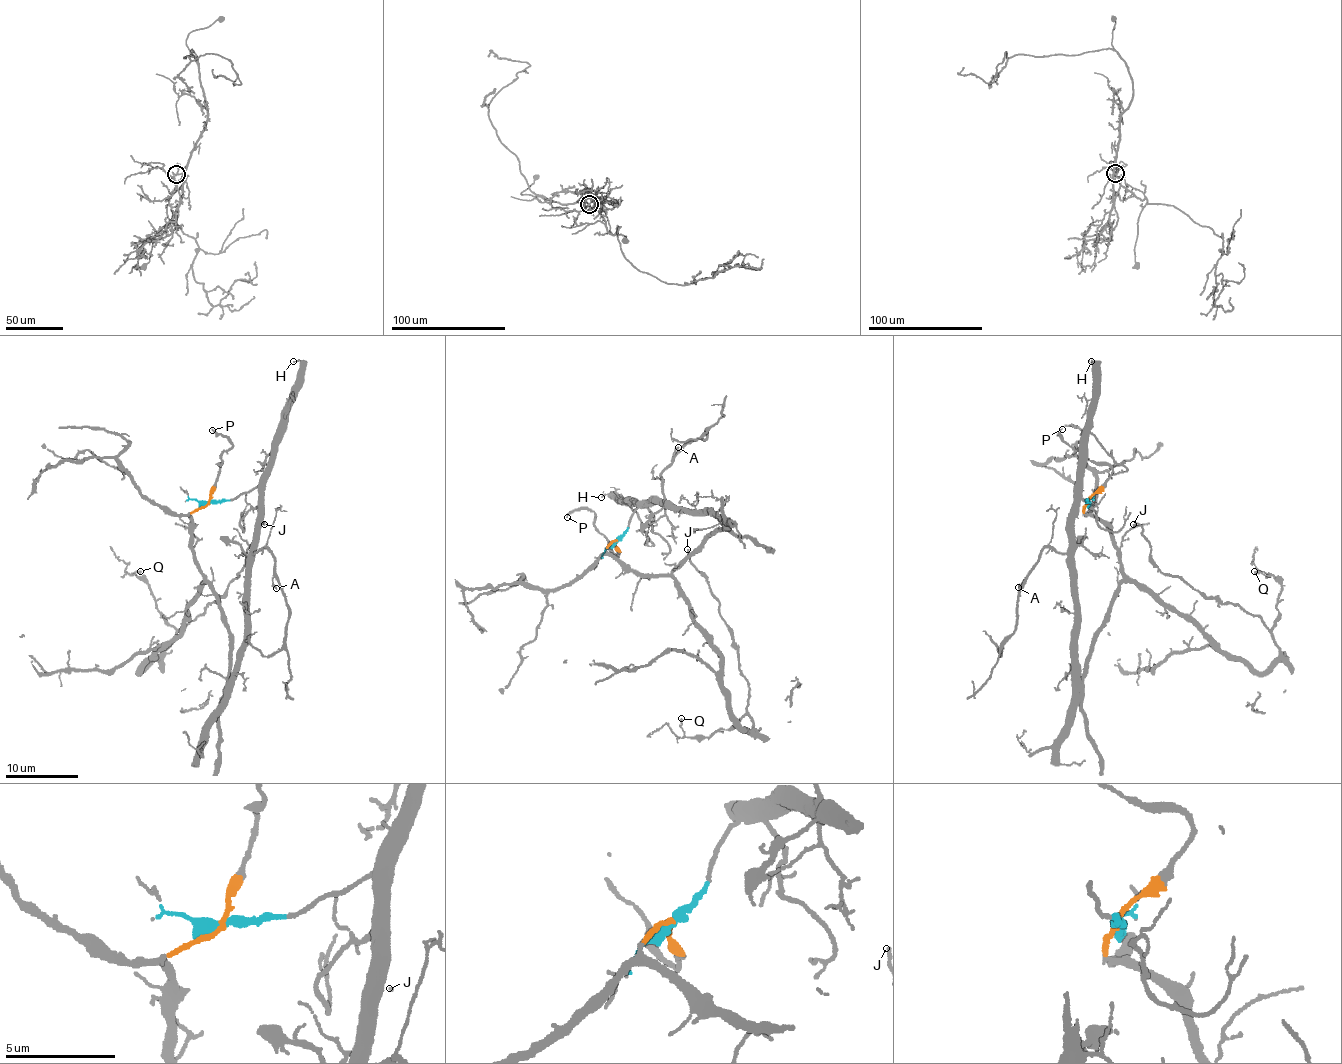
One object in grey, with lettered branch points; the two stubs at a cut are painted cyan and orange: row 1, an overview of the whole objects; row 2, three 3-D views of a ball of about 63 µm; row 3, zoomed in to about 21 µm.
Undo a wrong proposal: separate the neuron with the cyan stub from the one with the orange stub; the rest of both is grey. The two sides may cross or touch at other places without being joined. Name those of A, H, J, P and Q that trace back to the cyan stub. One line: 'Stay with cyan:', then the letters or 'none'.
Stay with cyan: A, H

